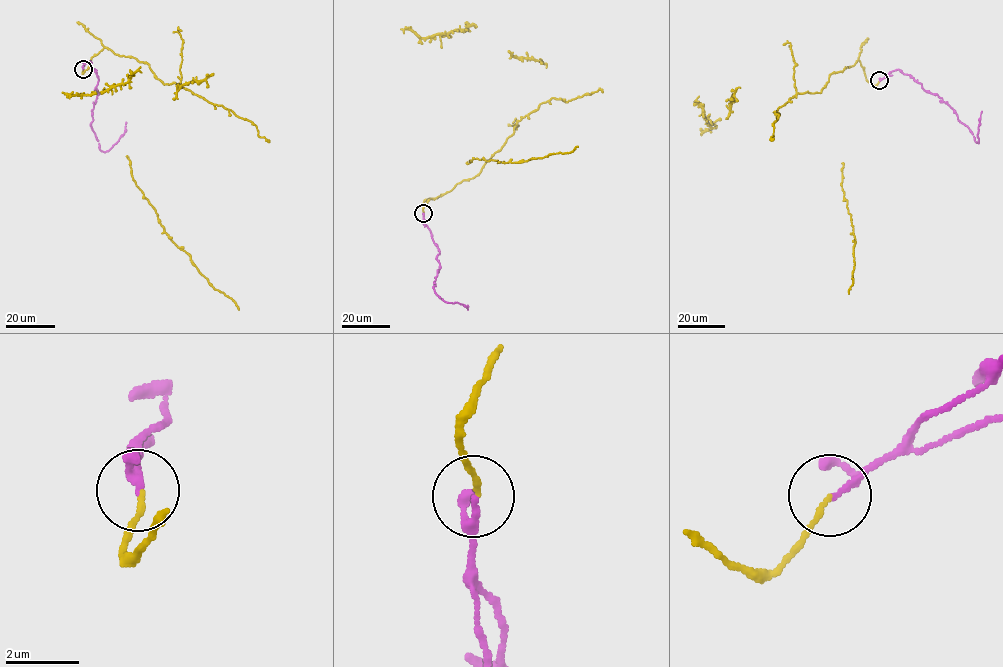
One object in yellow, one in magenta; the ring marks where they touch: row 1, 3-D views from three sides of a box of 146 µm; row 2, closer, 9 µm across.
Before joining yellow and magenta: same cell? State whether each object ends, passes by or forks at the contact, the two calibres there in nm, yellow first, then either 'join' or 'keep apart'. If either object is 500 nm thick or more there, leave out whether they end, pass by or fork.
yellow ends; magenta passes by; calibres 130 and 140 nm; join

